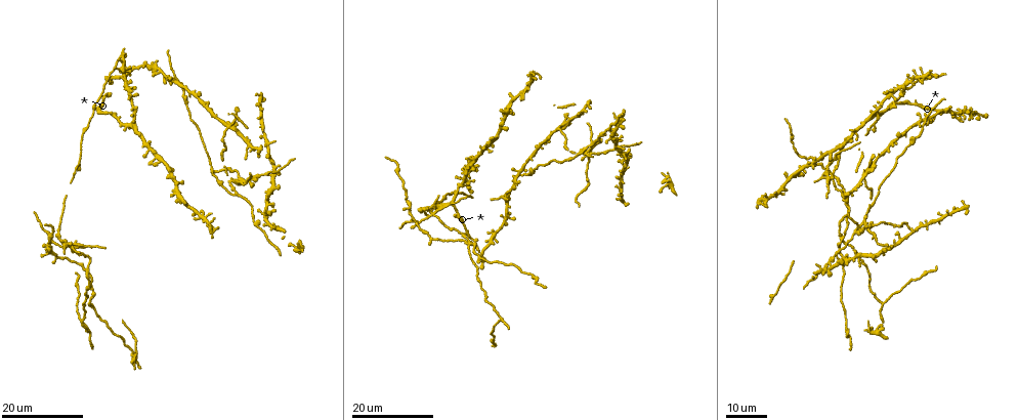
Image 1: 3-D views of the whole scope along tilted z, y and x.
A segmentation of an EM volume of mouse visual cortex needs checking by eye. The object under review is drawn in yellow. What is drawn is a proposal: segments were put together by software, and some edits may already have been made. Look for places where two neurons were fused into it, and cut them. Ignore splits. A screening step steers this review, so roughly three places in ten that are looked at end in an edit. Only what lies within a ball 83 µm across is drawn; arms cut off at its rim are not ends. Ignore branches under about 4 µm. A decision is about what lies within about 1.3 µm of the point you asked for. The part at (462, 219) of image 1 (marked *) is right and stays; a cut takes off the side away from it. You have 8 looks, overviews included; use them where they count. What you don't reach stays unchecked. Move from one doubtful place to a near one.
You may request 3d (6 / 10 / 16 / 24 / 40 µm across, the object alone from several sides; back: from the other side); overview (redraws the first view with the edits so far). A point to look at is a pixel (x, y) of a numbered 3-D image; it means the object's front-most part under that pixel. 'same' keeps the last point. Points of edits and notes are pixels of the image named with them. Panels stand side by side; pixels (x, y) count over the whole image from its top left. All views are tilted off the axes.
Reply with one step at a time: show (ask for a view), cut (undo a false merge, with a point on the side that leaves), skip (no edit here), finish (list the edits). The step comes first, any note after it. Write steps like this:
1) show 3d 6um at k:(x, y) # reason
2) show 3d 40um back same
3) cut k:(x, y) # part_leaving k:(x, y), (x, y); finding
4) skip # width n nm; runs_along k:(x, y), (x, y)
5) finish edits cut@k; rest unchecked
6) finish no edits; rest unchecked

show 3d 16um at 1:(470, 235) # sudden change in width

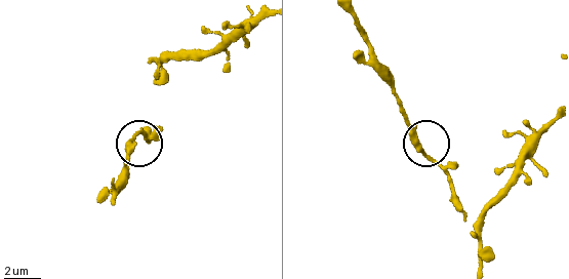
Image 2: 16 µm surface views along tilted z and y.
show 3d 6um at 2:(420, 149)

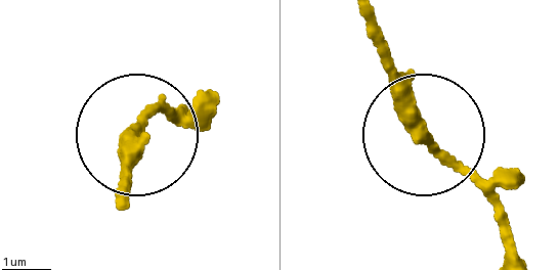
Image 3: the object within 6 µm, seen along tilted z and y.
skip # width 300 nm; runs_along 3:(361, 15), (398, 104), (496, 203); one neuron here

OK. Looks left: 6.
show 3d 24um at 1:(617, 146)

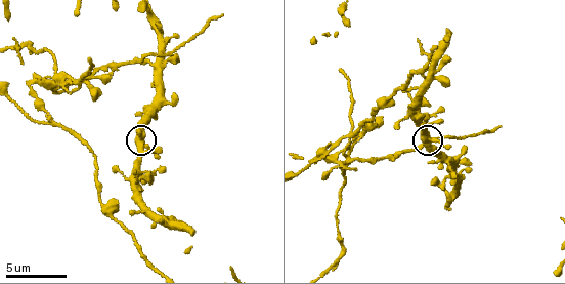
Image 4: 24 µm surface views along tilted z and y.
show 3d 10um at 4:(433, 138)

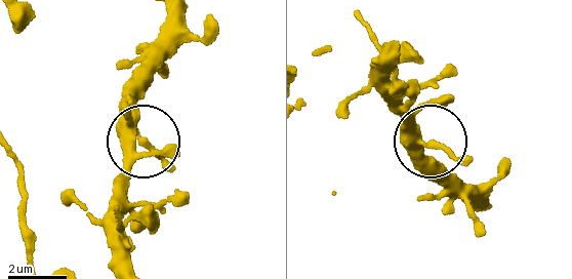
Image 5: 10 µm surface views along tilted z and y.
skip # all the same neuron

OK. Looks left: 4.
show 3d 24um at 1:(564, 123) # small branch off a trunk

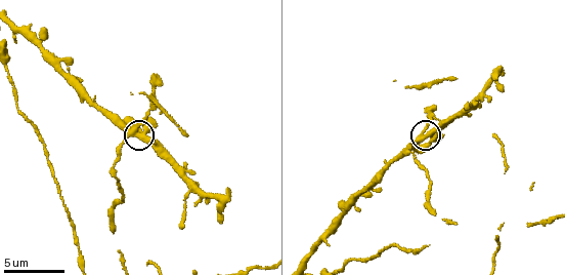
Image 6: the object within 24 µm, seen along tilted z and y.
show 3d 10um at 6:(422, 137)

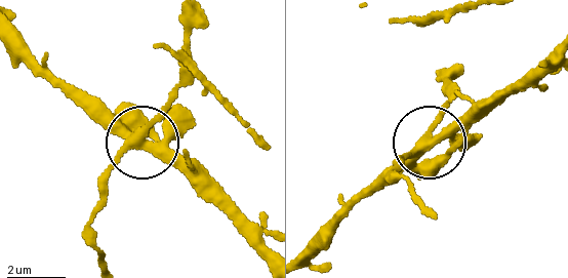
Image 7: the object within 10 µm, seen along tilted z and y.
skip # side_arm 12 um; runs_along 7:(21, 52), (53, 84), (137, 135), (190, 82); one neuron here

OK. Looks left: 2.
show 3d 24um at 1:(979, 113)

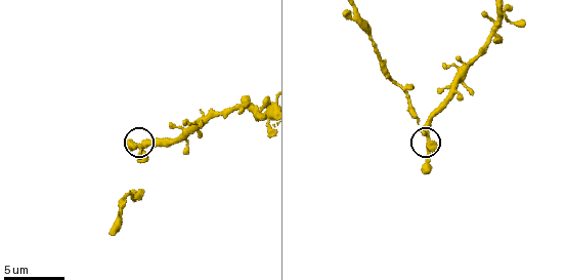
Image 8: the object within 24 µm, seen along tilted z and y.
show 3d 6um same

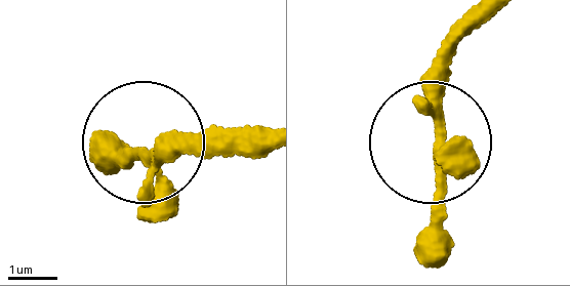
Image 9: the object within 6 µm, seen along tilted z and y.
skip # width 250 nm; all the same neuron

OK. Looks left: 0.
finish no edits; rest unchecked

